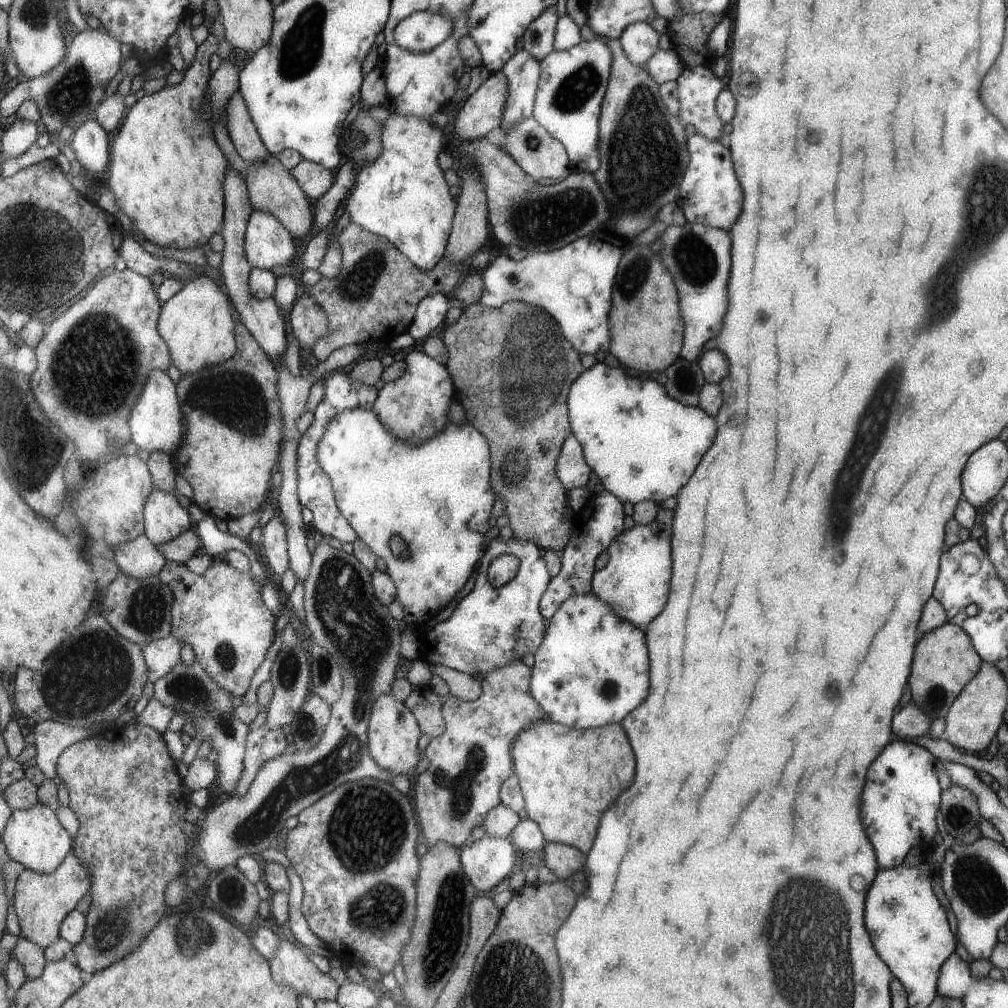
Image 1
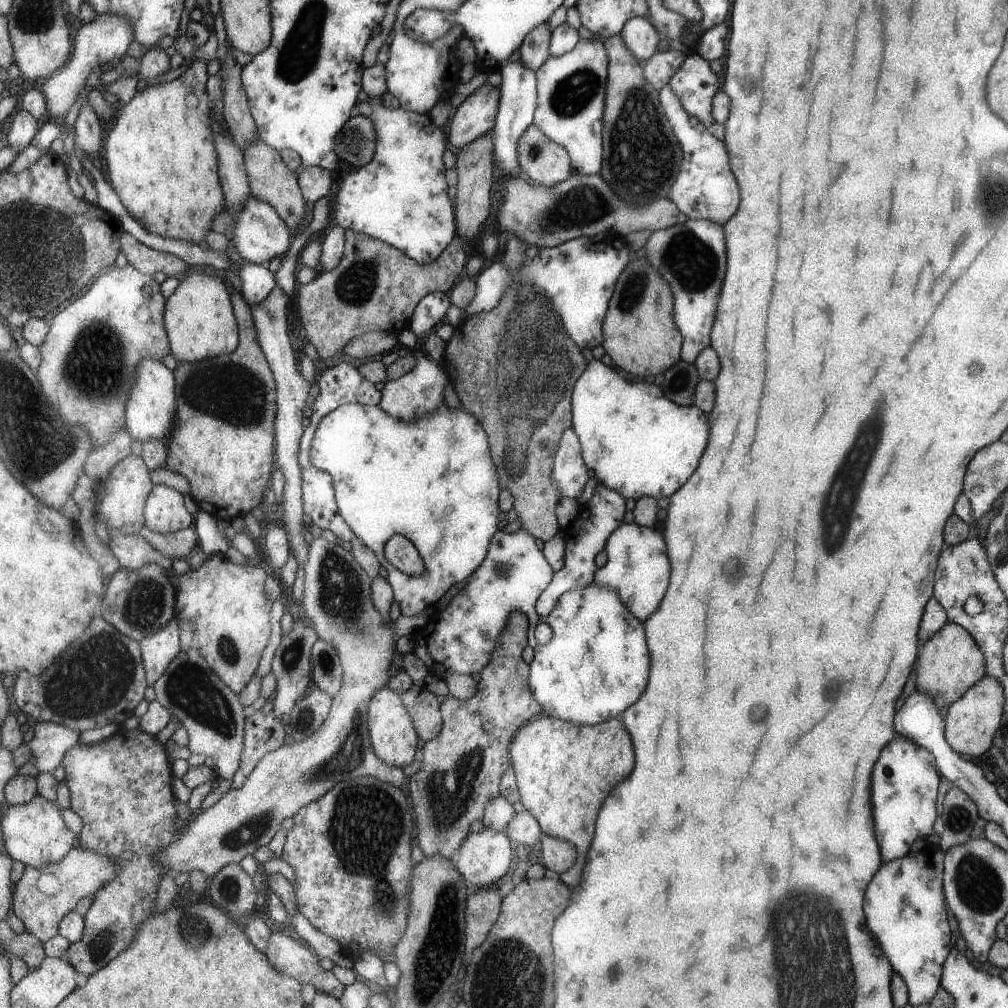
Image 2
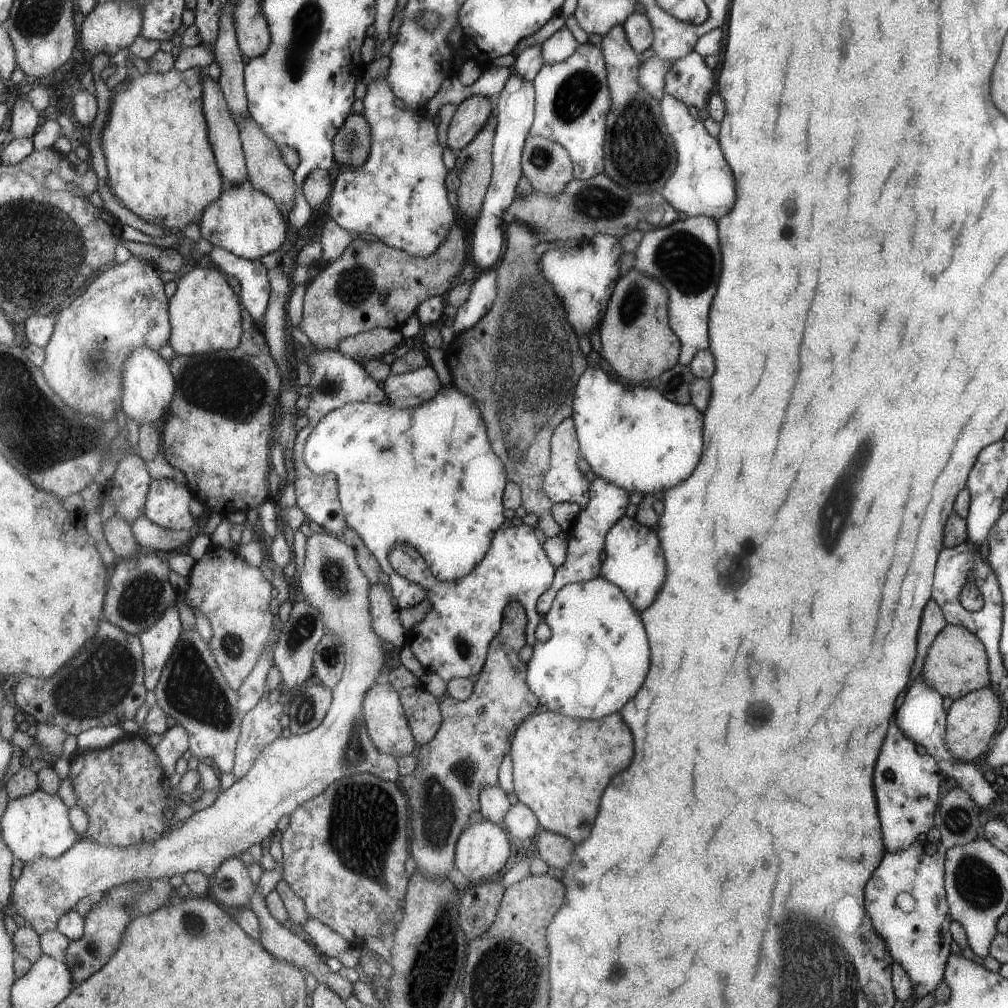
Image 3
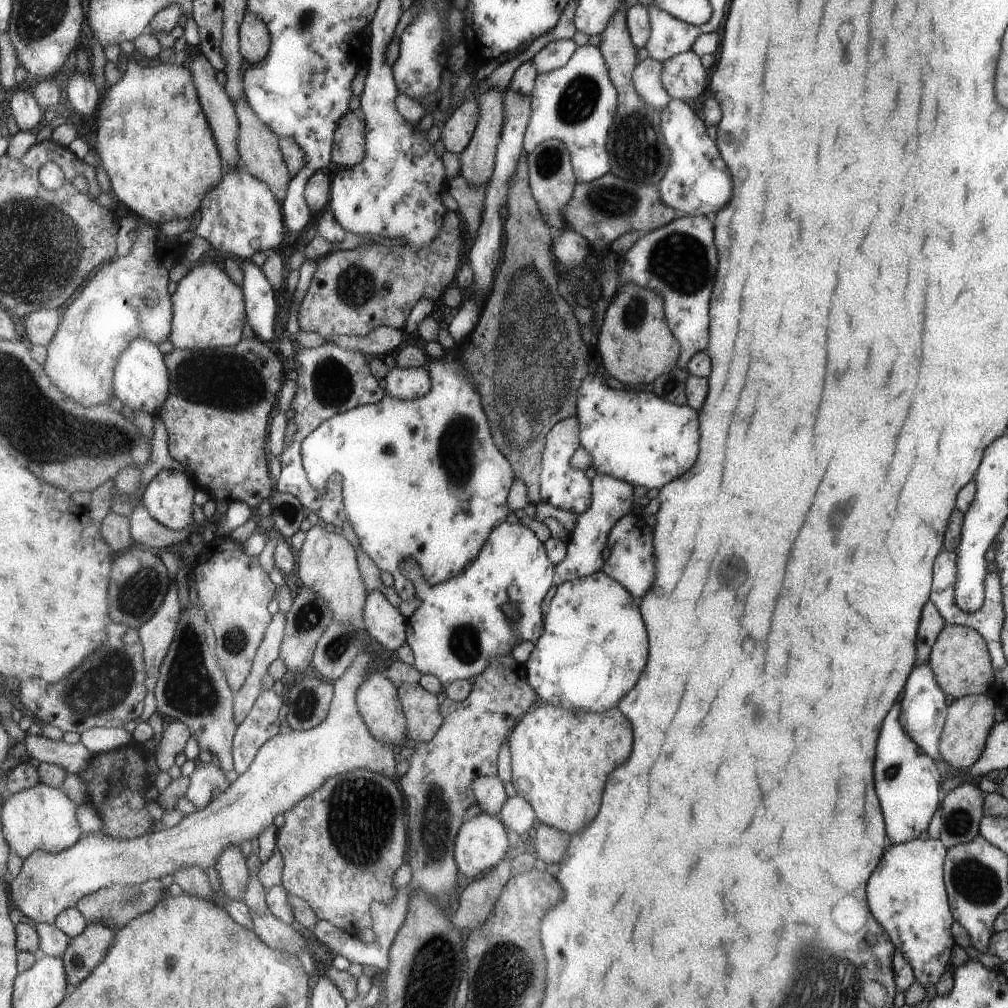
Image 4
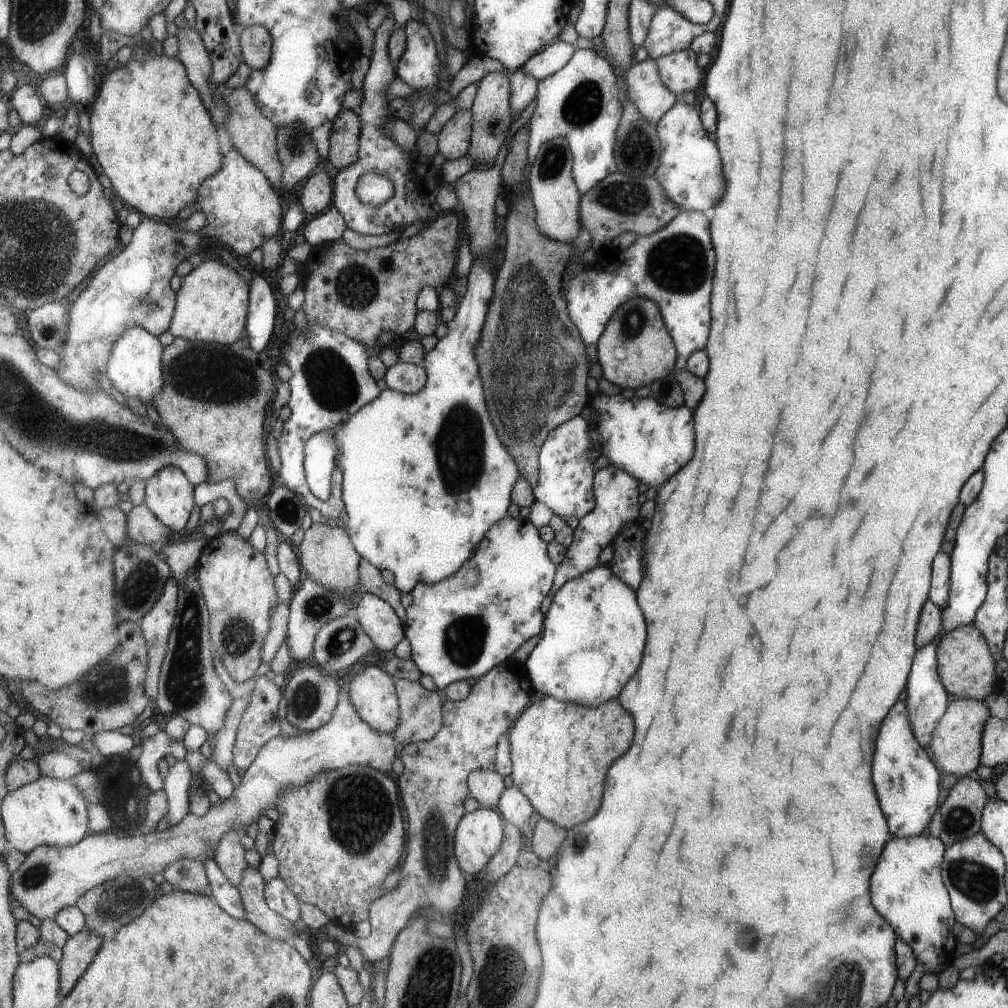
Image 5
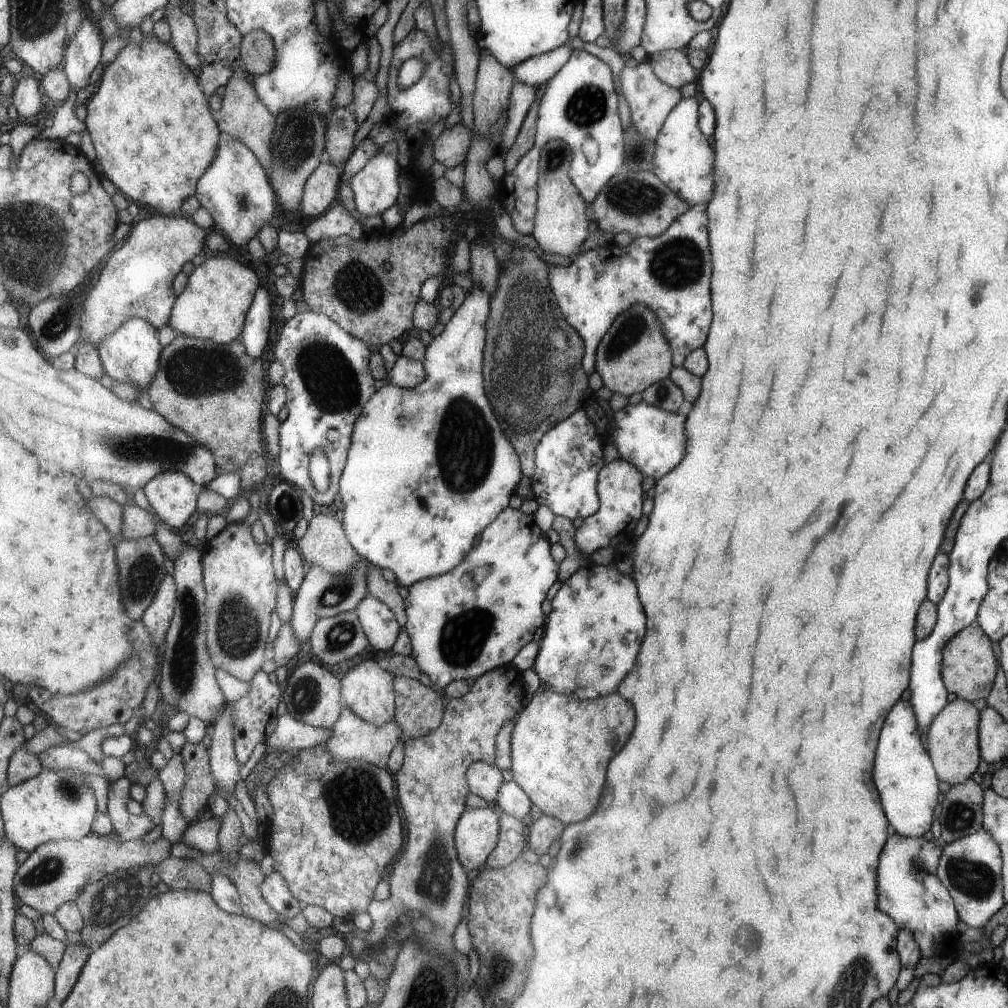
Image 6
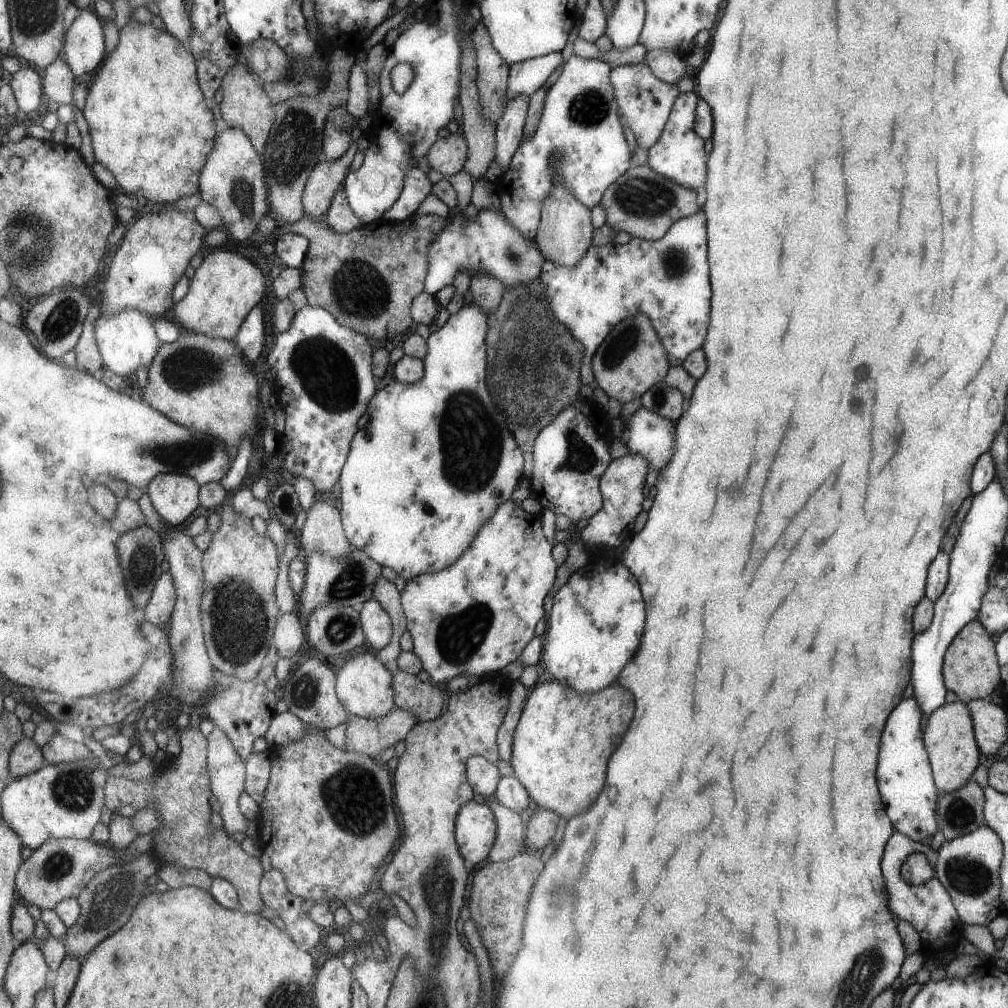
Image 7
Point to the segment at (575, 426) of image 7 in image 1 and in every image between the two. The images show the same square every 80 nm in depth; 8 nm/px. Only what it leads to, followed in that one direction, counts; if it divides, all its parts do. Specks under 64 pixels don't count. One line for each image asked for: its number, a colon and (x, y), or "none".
1: (573, 471)
2: (569, 471)
3: (563, 482)
4: (561, 485)
5: (564, 485)
6: (568, 458)

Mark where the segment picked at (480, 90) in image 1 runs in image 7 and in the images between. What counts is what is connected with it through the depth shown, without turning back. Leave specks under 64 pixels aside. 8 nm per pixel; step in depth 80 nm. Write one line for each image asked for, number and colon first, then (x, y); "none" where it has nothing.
2: (475, 116)
3: (471, 114)
4: (456, 131)
5: (452, 140)
6: (450, 148)
7: (447, 155)

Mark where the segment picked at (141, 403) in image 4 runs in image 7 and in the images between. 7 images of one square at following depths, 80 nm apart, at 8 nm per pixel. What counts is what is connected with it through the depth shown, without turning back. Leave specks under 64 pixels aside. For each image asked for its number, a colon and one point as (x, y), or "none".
5: (136, 369)
6: (132, 353)
7: (128, 341)

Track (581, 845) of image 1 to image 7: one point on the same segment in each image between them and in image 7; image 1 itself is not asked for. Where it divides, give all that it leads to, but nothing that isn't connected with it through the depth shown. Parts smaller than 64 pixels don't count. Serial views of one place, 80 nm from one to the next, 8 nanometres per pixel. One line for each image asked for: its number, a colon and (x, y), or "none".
2: (563, 772)
3: (560, 766)
4: (559, 759)
5: (559, 753)
6: (558, 754)
7: (560, 745)

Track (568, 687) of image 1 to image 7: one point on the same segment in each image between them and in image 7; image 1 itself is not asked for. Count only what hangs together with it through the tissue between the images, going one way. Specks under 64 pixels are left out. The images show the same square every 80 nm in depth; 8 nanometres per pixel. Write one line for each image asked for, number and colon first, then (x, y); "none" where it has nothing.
2: (595, 664)
3: (596, 658)
4: (593, 649)
5: (593, 635)
6: (595, 625)
7: (594, 625)

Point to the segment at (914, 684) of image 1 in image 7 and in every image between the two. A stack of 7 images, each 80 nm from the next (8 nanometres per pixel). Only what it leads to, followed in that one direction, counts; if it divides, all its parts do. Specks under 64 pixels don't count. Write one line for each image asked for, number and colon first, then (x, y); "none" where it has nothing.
2: (950, 662)
3: (955, 663)
4: (959, 658)
5: (964, 661)
6: (968, 666)
7: (969, 670)

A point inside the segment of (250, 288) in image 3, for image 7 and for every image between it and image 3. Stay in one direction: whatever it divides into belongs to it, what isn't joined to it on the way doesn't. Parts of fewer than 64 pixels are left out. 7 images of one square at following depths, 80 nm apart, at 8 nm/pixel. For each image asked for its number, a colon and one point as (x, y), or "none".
4: (259, 305)
5: (261, 308)
6: (254, 335)
7: (250, 339)

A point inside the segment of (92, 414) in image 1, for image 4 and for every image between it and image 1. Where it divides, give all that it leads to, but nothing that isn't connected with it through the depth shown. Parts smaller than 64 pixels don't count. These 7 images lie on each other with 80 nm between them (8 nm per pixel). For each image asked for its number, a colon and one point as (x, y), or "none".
2: (91, 356)
3: (127, 307)
4: (130, 298)

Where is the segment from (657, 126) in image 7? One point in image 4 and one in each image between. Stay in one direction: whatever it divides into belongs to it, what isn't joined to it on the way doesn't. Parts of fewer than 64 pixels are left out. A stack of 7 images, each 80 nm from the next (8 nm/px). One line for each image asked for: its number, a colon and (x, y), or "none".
4: (646, 77)
5: (642, 80)
6: (649, 99)

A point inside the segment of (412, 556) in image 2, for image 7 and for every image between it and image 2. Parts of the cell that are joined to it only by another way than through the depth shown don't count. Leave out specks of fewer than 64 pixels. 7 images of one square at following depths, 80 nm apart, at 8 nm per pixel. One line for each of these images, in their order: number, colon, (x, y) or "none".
3: (452, 640)
4: (459, 627)
5: (456, 630)
6: (458, 629)
7: (475, 616)

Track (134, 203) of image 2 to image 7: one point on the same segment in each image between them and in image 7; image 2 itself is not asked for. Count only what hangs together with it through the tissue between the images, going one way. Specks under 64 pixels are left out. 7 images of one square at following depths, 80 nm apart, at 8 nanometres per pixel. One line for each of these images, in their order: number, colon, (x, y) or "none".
3: (161, 165)
4: (154, 139)
5: (155, 139)
6: (155, 135)
7: (151, 125)

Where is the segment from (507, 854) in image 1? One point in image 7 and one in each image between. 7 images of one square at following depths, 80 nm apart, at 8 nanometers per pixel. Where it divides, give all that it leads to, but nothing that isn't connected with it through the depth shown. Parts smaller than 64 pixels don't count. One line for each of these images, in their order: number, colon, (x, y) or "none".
2: (483, 857)
3: (482, 849)
4: (480, 843)
5: (479, 836)
6: (477, 832)
7: (476, 824)

